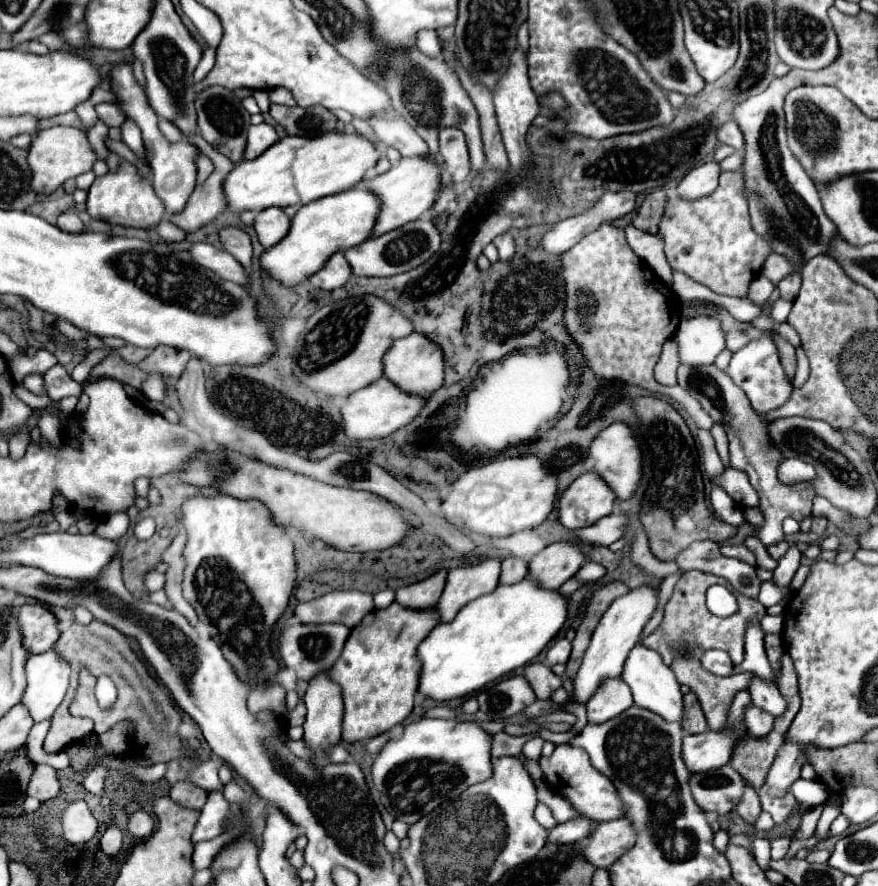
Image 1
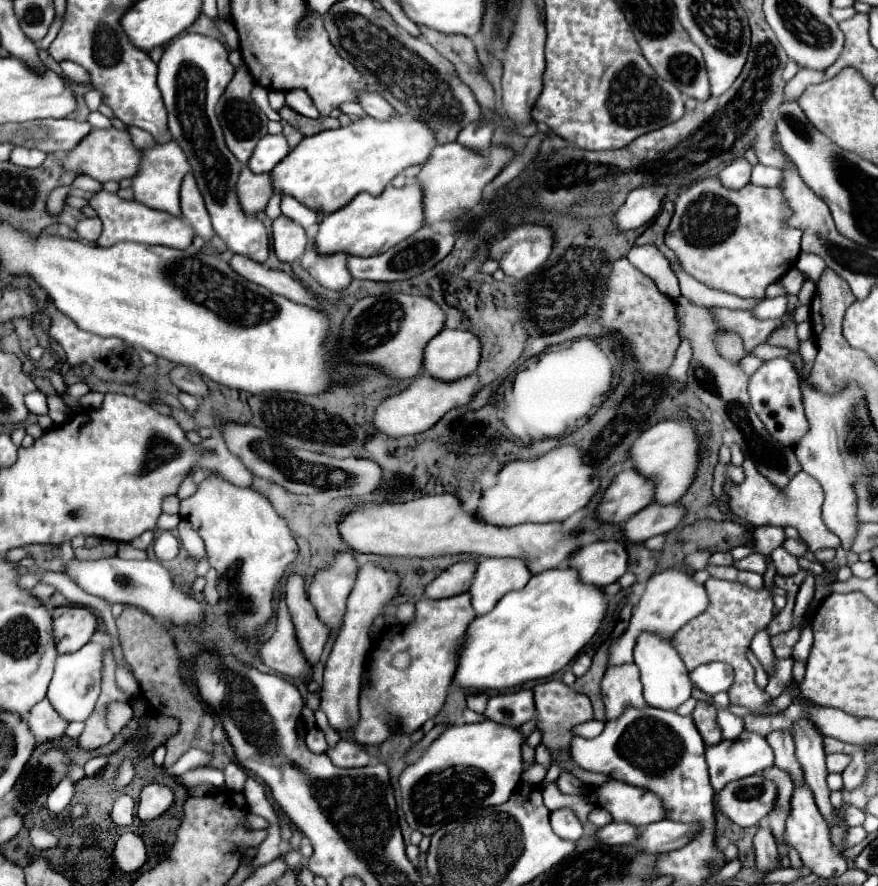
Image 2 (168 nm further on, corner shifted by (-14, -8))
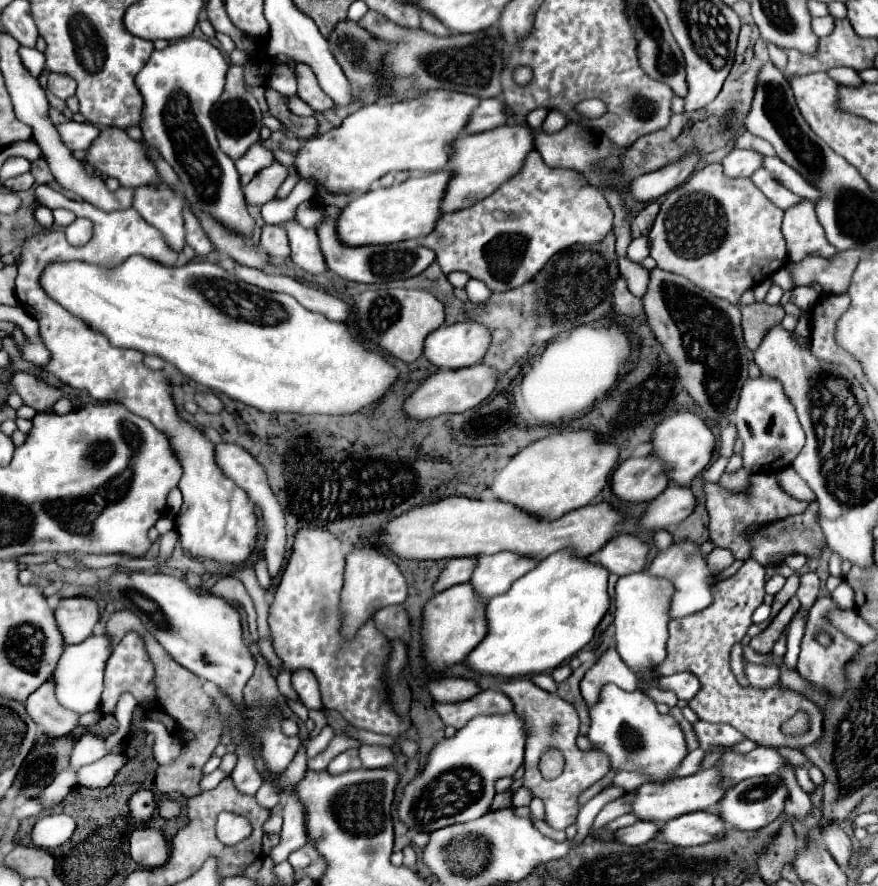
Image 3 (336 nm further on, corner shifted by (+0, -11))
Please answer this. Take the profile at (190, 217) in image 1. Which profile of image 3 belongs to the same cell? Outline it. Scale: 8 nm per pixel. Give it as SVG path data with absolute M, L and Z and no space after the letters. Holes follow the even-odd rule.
M274 162L270 168L264 168L262 172L258 172L258 176L254 176L254 180L250 180L250 184L246 184L242 188L246 204L262 206L268 200L272 200L278 186L284 182L286 176L288 176L288 170L278 162Z

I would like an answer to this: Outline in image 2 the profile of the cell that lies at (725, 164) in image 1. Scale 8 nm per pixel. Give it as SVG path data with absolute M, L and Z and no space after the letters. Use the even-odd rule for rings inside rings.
M756 165L752 171L752 183L762 185L762 187L780 187L782 185L782 171L776 167L766 167L766 165Z

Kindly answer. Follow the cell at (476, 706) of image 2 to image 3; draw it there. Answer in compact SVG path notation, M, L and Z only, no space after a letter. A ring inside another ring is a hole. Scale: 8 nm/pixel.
M464 678L432 680L432 682L428 682L428 688L436 702L450 702L450 704L470 700L472 696L476 696L480 692L480 686L476 682L464 680Z

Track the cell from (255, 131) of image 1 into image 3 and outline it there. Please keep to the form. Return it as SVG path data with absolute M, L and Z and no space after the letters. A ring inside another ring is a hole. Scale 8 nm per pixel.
M252 144L248 152L236 160L236 170L240 174L240 184L248 184L262 168L268 168L274 164L274 154L262 144Z

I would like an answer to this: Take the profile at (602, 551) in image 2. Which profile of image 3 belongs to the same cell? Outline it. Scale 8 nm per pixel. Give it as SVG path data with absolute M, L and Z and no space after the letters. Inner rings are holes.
M618 534L612 540L608 540L604 548L586 556L586 560L590 560L592 564L600 564L612 574L626 576L644 570L648 550L650 544L642 542L640 538L630 534Z

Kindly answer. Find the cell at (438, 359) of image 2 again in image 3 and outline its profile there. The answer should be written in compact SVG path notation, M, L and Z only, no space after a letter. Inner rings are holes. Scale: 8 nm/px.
M482 324L440 326L424 340L426 360L442 370L474 366L488 350L488 332Z

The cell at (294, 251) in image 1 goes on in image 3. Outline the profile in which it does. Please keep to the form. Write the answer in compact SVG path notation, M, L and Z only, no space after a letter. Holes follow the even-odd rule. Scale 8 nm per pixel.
M432 172L424 176L408 178L402 184L390 188L376 188L362 196L356 196L340 210L336 218L336 234L344 246L374 246L374 244L392 244L406 238L420 238L434 230L436 220L440 218L440 198L448 184L450 172Z

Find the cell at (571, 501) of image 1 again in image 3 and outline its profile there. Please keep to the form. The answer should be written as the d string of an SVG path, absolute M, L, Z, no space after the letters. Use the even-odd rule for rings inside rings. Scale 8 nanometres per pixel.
M654 456L628 458L612 474L612 492L622 502L650 502L666 486L668 480L662 472L662 462Z

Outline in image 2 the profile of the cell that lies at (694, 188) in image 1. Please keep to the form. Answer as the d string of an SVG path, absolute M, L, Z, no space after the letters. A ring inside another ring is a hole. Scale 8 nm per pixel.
M742 157L724 169L720 173L720 179L730 189L742 189L744 185L750 183L750 173L752 173L752 165Z

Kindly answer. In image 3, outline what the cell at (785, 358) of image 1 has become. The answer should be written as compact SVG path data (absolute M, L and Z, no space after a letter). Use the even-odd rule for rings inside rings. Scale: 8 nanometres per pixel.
M748 304L742 306L742 328L744 328L744 340L750 350L756 350L766 332L772 330L780 320L784 318L784 308L778 306L768 306L768 304Z

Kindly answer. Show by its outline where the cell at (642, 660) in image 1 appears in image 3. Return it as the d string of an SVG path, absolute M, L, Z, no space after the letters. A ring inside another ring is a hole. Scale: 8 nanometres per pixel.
M646 570L638 574L628 574L618 578L616 582L616 652L626 662L626 666L636 674L640 684L648 684L644 694L654 700L668 704L670 708L676 706L678 698L674 692L654 688L652 684L660 678L654 668L666 660L666 640L668 640L668 616L666 608L670 604L670 584L666 580L652 578Z

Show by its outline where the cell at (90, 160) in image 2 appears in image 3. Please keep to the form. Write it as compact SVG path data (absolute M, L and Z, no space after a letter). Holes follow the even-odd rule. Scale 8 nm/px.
M104 128L100 130L98 138L90 144L90 148L86 150L86 158L84 158L96 172L100 172L102 176L108 178L116 178L120 182L120 186L124 188L136 188L136 186L144 186L144 184L158 184L160 176L156 174L154 164L150 164L150 160L146 160L146 152L144 146L140 142L134 142L124 130L120 128Z

